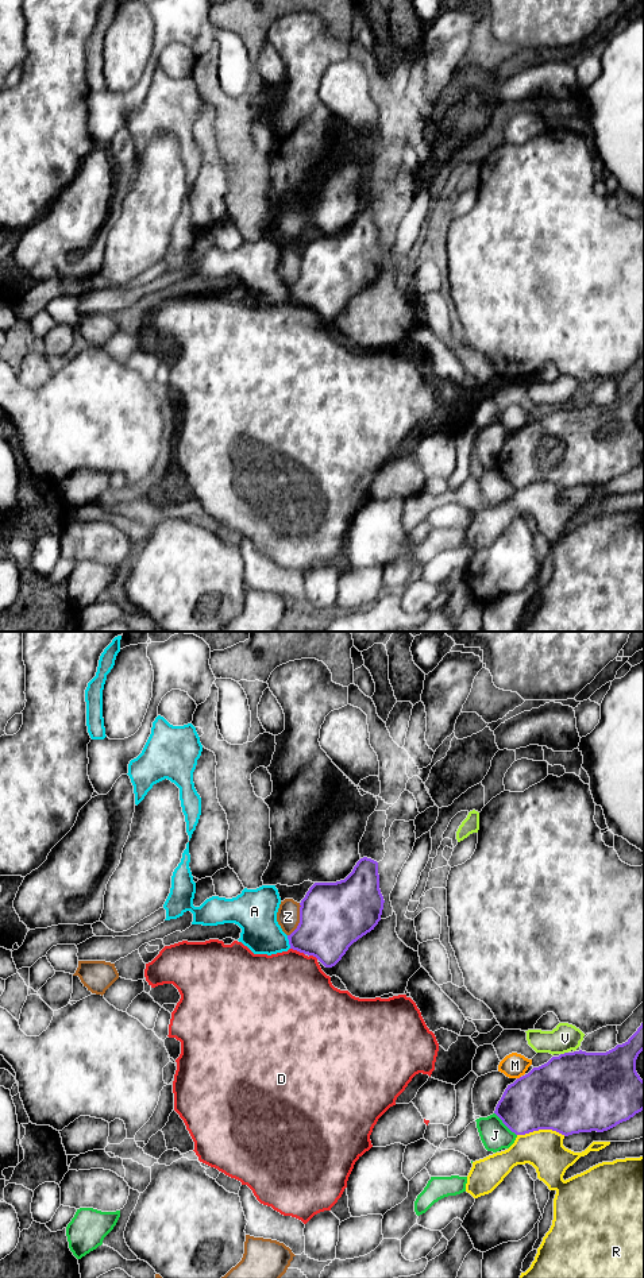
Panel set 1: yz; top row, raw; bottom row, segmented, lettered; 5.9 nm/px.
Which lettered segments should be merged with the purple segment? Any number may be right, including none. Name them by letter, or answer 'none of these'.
none of these

